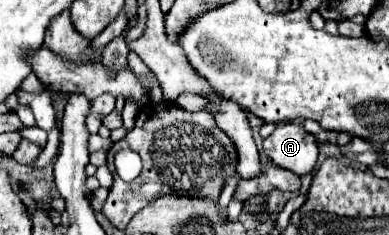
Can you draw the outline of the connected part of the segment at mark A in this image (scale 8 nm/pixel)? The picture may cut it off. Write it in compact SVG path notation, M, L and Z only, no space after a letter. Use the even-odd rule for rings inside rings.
M301 122L277 124L275 132L265 138L263 150L267 158L297 176L309 174L317 164L317 142L315 136L305 132Z

